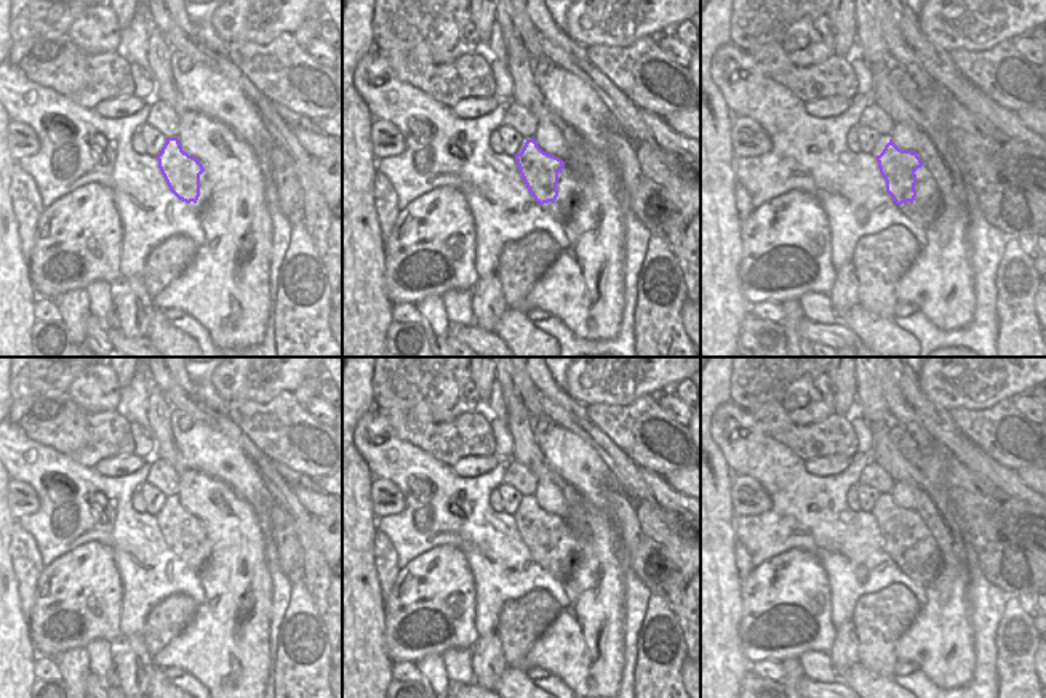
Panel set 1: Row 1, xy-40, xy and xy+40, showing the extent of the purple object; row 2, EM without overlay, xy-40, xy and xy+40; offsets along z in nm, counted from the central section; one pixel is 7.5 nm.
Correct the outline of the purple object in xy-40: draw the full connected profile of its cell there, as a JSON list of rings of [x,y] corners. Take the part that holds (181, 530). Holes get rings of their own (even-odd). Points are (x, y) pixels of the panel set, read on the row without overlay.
[[[166,496],[157,519],[170,549],[186,562],[197,562],[203,524],[182,509],[178,496]]]

